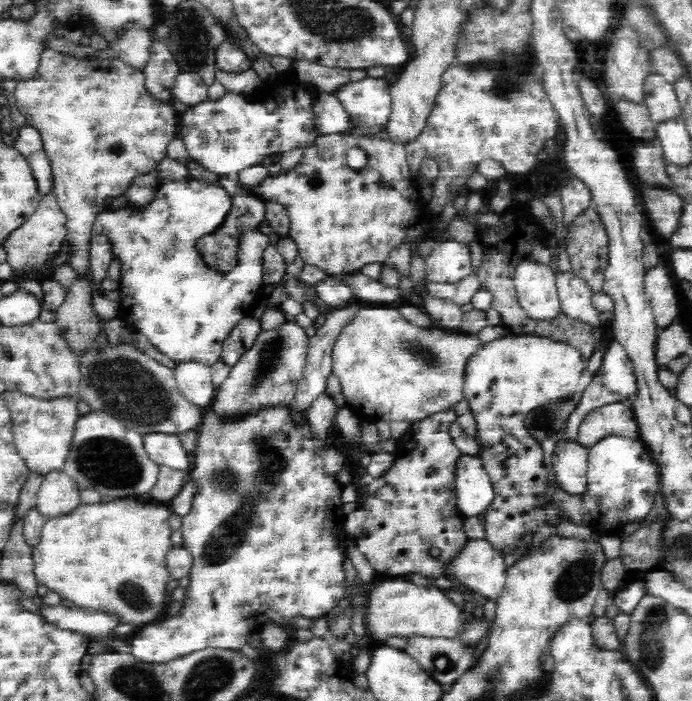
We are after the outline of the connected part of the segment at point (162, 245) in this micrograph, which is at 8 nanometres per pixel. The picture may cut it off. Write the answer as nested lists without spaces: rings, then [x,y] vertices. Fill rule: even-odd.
[[[194,178],[187,181],[166,180],[142,214],[130,216],[122,210],[103,210],[92,227],[91,234],[106,237],[112,259],[120,262],[119,316],[133,330],[145,334],[150,344],[177,364],[202,363],[210,367],[220,361],[220,342],[262,297],[265,286],[262,254],[270,239],[259,228],[240,230],[236,244],[236,264],[226,272],[209,269],[193,248],[203,236],[214,234],[224,227],[230,218],[232,205],[233,197],[219,184],[206,184]]]

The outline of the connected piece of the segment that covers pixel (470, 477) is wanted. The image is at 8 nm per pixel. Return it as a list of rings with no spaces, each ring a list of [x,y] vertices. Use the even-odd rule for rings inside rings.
[[[462,456],[456,471],[458,510],[465,518],[485,516],[496,497],[495,487],[483,462],[474,456]]]

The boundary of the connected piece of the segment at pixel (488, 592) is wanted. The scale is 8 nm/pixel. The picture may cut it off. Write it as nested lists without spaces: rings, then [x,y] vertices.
[[[472,540],[454,560],[454,573],[481,599],[497,600],[507,581],[504,554],[489,541]]]

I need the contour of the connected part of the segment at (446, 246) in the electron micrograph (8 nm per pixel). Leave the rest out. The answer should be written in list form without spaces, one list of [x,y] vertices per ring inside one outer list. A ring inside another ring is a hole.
[[[454,238],[436,243],[424,259],[428,282],[454,284],[464,280],[474,272],[471,255],[469,245]]]

